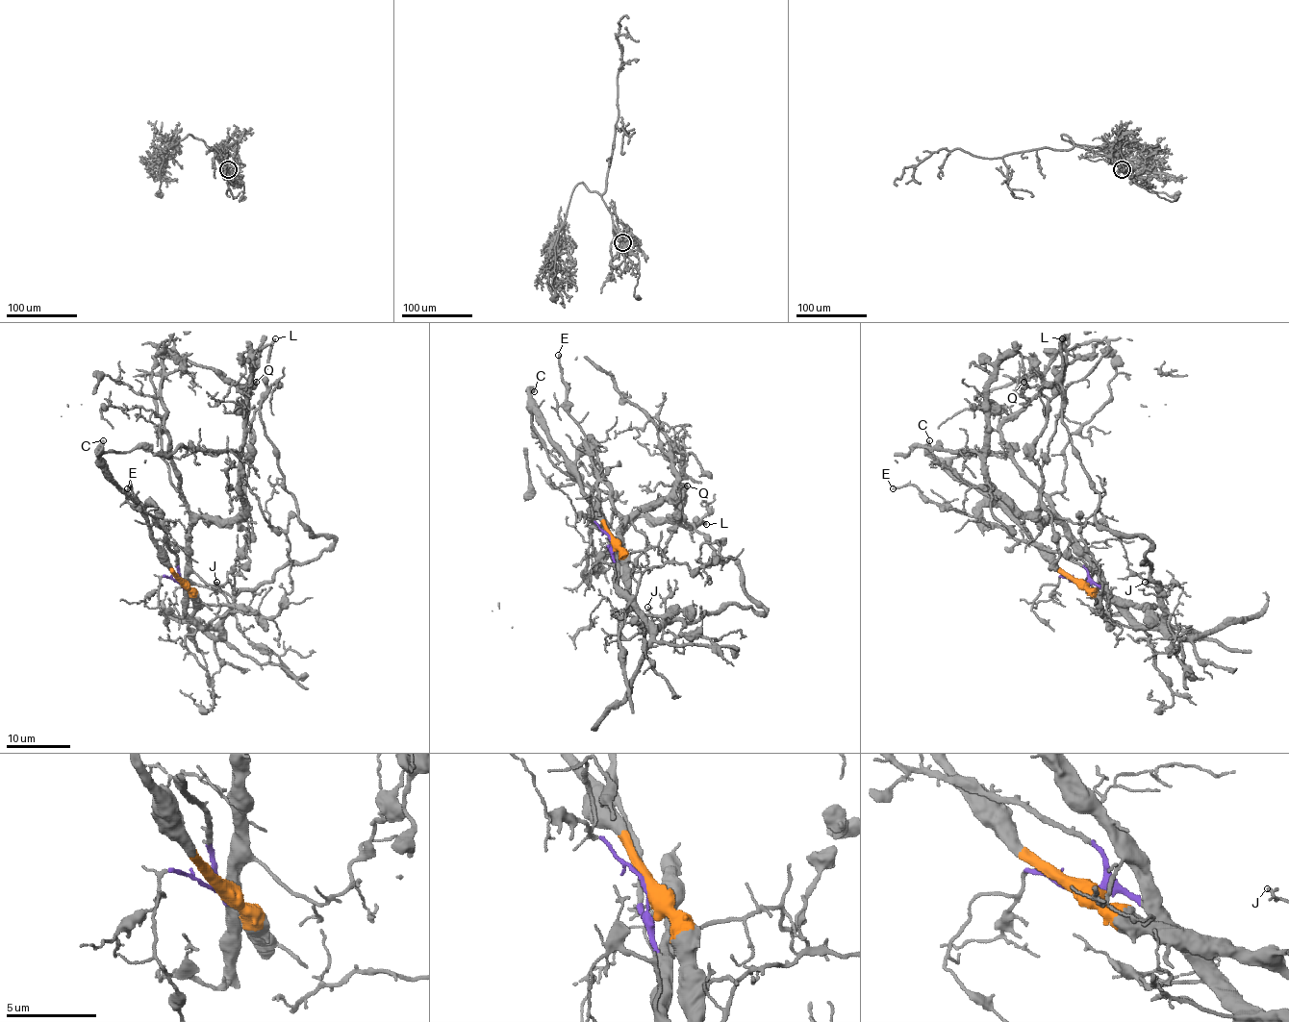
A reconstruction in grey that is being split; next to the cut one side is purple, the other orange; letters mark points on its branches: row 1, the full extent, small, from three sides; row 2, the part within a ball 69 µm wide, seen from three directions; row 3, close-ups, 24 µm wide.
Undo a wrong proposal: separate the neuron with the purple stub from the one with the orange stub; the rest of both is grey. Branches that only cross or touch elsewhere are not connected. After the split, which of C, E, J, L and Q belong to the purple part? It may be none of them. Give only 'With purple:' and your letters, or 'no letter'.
With purple: E, J, L, Q

